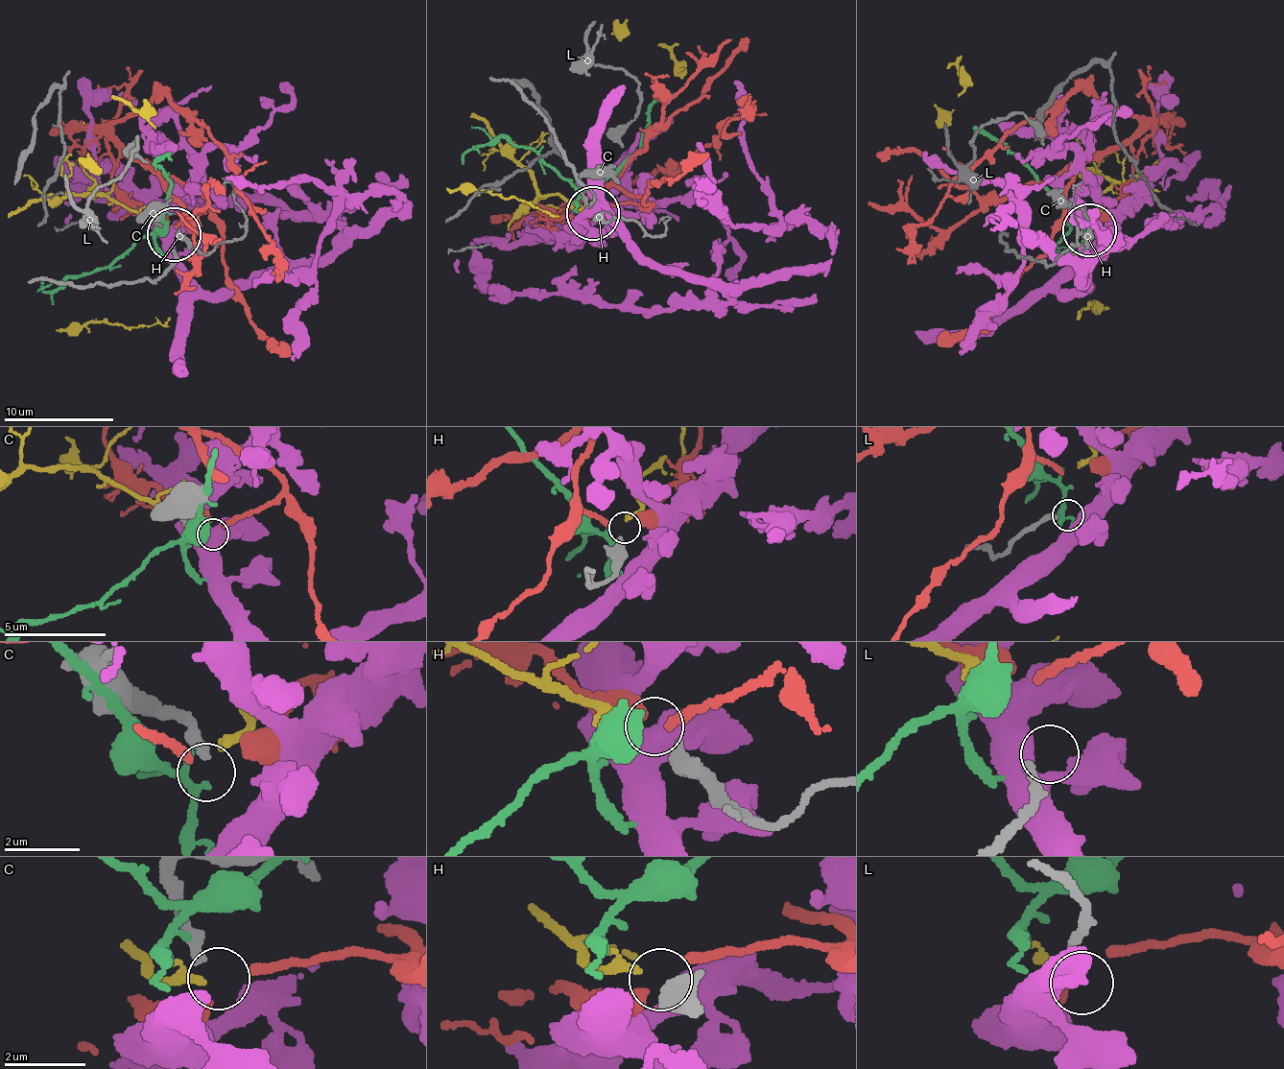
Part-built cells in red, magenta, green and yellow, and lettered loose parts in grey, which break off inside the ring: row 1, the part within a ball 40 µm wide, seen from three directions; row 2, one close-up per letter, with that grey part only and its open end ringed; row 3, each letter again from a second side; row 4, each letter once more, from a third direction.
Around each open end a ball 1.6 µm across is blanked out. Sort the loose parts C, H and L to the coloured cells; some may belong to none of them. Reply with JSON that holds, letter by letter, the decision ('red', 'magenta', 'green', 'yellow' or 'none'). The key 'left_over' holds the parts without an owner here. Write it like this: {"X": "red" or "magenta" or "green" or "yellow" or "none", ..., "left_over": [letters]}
{"C": "none", "H": "yellow", "L": "none", "left_over": ["C", "L"]}

